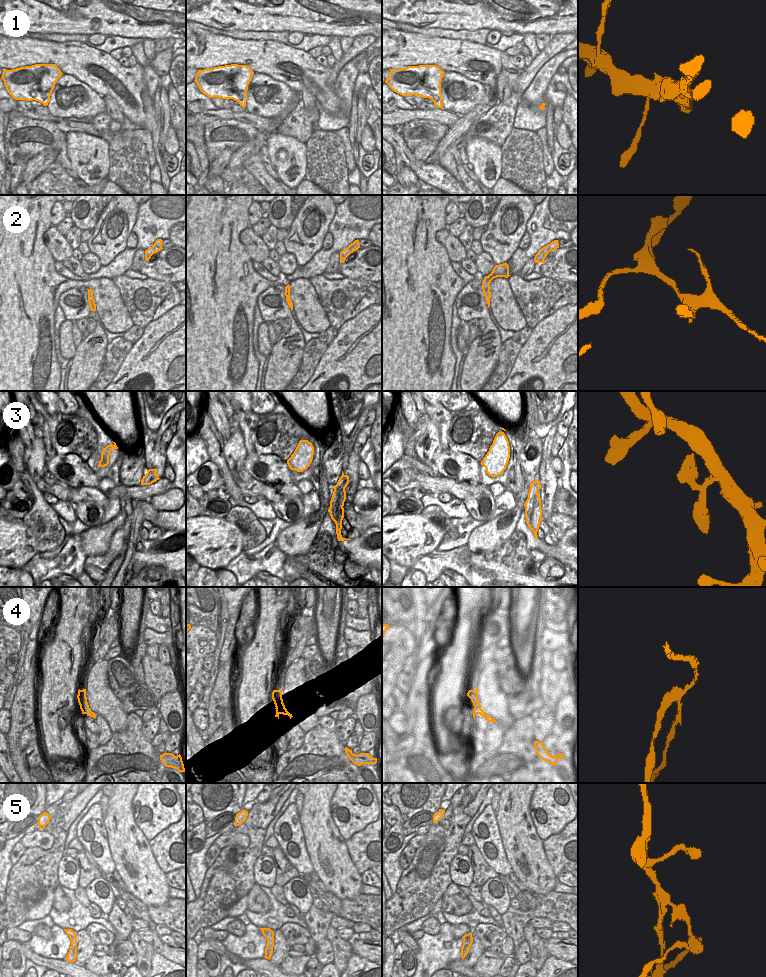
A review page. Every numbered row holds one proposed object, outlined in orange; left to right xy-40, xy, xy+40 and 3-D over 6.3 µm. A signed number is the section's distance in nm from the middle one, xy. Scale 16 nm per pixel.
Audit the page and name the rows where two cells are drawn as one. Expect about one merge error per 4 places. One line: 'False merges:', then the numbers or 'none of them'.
False merges: 4, 5

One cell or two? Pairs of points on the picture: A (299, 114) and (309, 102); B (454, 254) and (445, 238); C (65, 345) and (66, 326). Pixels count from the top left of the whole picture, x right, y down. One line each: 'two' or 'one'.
A: two
B: one
C: one

